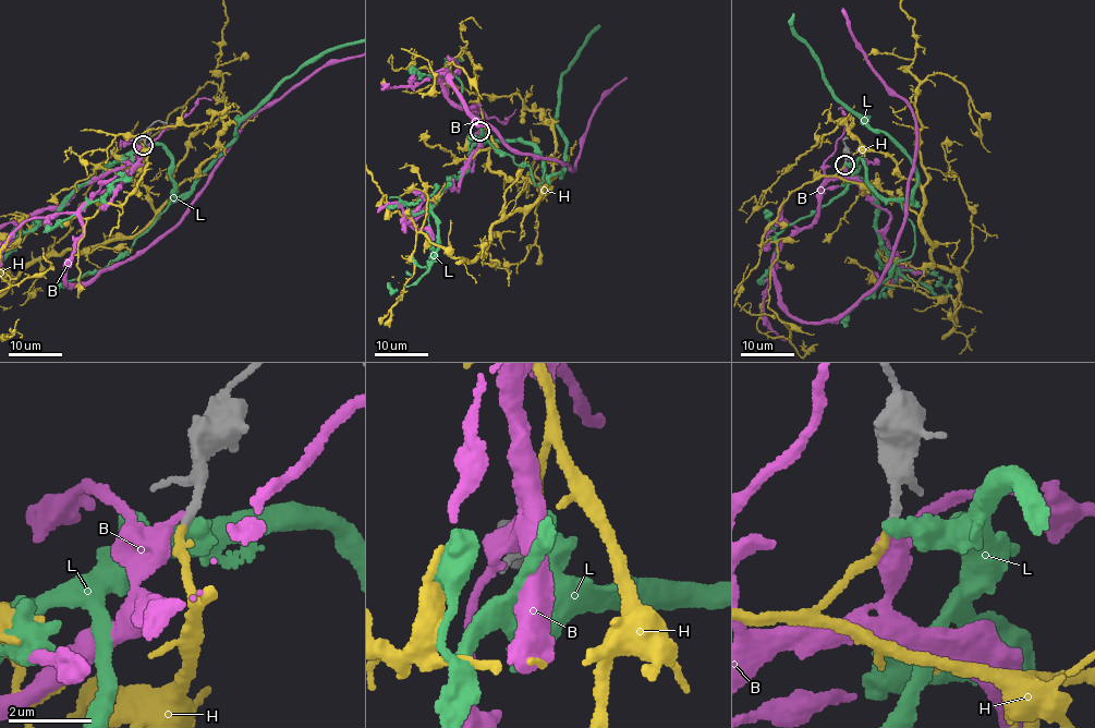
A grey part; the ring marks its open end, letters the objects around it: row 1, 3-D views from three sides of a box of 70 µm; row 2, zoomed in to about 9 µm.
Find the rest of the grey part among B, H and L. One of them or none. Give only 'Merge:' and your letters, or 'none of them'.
Merge: H

